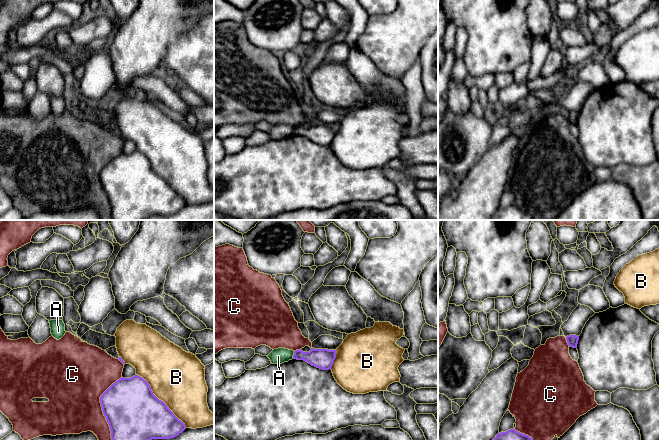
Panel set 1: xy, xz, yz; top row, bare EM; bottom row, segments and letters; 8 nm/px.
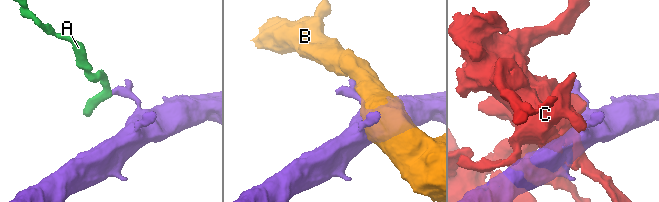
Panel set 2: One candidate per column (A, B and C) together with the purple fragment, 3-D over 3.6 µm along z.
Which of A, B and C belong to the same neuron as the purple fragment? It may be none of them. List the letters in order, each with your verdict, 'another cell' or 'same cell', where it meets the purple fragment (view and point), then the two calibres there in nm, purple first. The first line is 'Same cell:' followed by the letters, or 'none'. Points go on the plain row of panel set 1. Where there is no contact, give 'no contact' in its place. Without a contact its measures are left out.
Same cell: none
A: another cell | xz (293, 131) | 160/130 nm
B: another cell | xy (160, 176) | 460/440 nm
C: another cell | xy (102, 185) | 440/420 nm

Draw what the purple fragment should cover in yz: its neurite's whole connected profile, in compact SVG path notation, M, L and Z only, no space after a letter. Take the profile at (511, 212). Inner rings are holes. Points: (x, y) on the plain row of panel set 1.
M513 204L506 208L498 209L491 220L533 220L533 215Z

